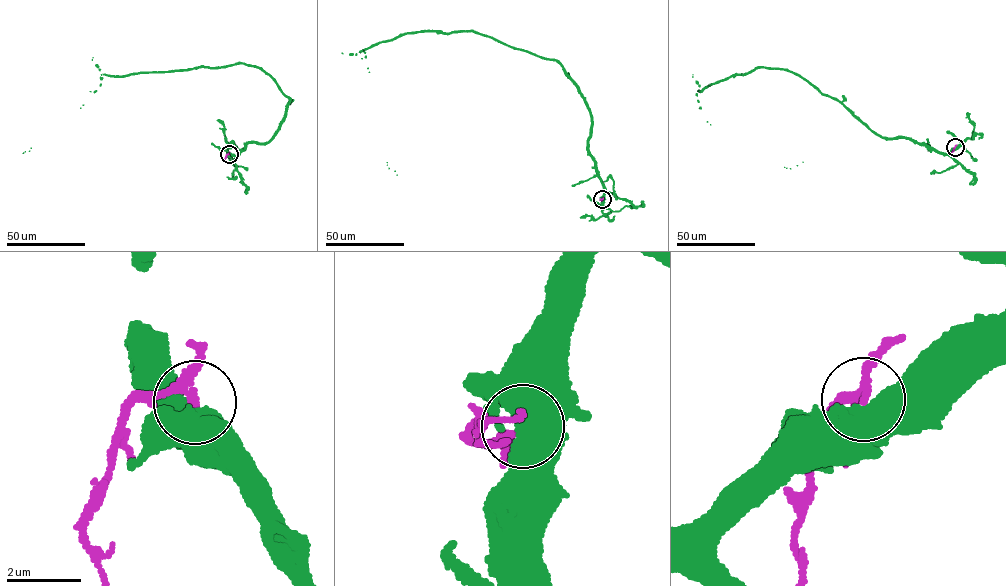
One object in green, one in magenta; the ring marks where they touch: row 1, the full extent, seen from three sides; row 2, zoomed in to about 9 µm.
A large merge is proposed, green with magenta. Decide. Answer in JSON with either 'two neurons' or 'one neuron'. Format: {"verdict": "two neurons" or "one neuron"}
{"verdict": "two neurons"}

